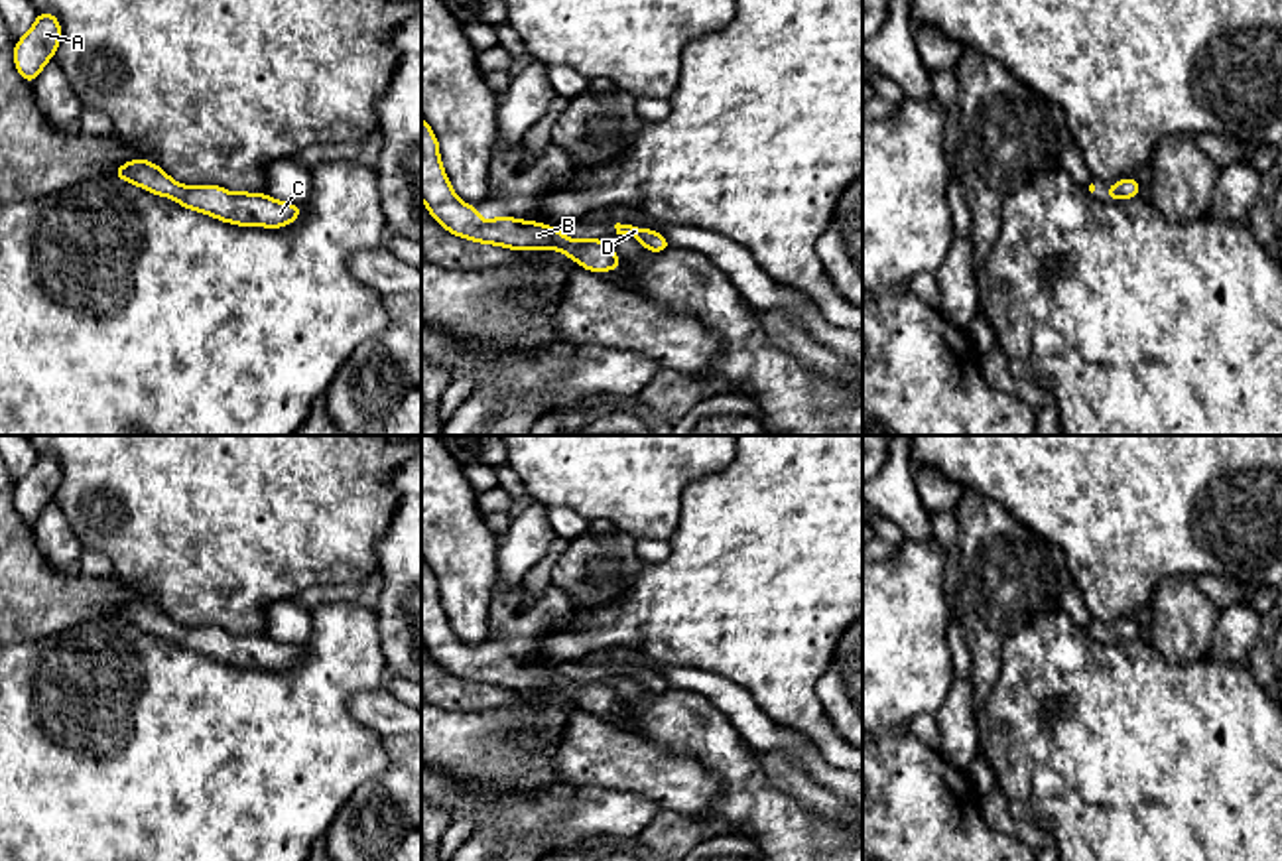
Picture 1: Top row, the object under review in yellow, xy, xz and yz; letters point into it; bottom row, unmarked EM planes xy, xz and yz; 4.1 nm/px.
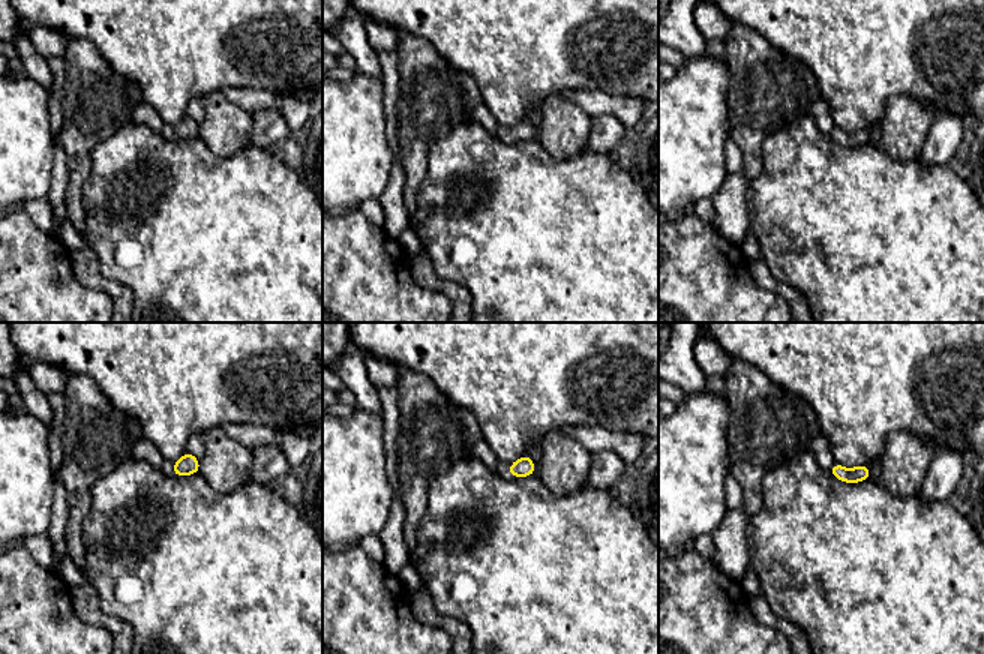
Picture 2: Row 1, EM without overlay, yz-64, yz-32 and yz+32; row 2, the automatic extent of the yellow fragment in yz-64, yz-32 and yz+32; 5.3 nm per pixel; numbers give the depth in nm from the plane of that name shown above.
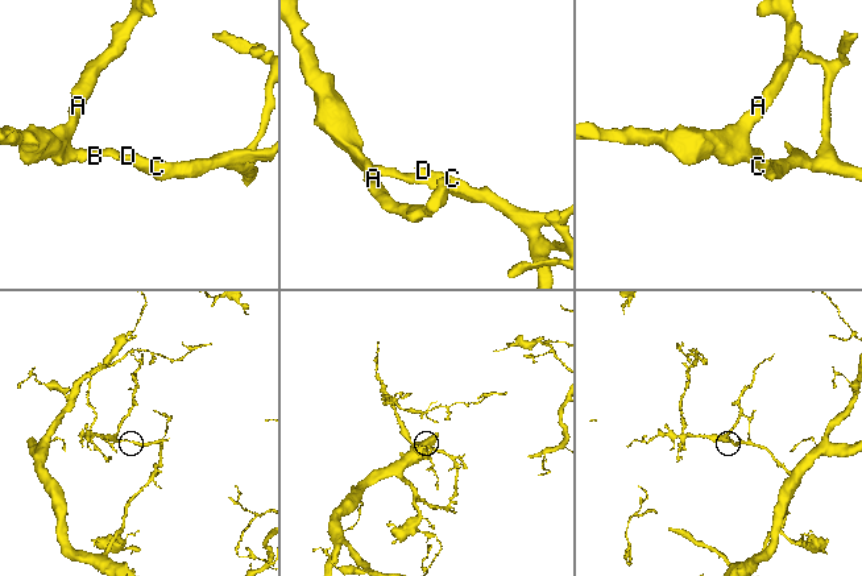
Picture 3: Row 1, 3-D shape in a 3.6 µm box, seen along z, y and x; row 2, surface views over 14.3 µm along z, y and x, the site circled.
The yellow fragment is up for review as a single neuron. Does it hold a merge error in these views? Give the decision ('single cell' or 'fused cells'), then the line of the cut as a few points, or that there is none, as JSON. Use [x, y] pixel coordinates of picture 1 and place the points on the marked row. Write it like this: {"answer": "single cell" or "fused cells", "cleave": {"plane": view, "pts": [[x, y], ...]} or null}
{"answer": "single cell", "cleave": null}

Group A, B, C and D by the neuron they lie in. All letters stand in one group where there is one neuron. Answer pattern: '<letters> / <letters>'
A B C D

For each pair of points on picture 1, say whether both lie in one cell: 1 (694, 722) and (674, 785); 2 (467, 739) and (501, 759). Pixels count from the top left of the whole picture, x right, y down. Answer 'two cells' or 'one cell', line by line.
1: two cells
2: one cell

